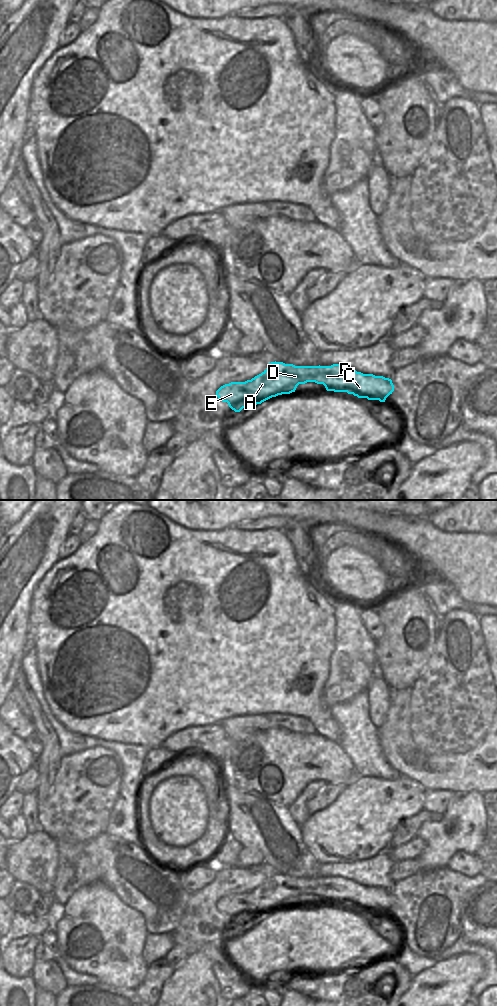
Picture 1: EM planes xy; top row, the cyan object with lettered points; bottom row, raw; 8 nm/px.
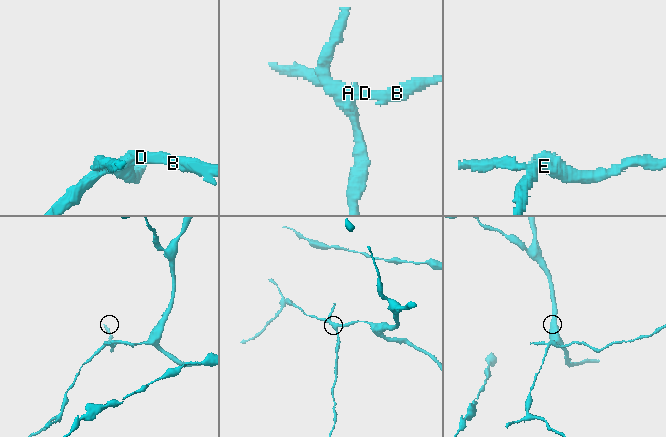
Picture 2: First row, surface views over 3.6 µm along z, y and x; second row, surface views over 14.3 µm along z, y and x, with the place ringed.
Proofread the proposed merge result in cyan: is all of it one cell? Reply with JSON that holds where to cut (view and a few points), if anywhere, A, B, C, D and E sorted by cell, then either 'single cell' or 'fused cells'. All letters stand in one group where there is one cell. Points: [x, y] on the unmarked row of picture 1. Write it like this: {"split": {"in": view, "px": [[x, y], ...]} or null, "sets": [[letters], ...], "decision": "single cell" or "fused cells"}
{"split": {"in": "xy", "px": [[249, 892], [252, 904], [263, 913]]}, "sets": [["A", "B", "C", "D"], ["E"]], "decision": "fused cells"}

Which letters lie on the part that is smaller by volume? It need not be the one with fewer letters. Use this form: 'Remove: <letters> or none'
Remove: E

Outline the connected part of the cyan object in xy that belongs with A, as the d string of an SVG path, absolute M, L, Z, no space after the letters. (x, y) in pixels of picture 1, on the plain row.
M271 874L259 887L250 892L252 905L263 913L282 906L295 904L299 896L323 896L327 903L347 904L358 910L385 914L394 903L392 892L383 888L363 886L353 880L331 878L295 878Z

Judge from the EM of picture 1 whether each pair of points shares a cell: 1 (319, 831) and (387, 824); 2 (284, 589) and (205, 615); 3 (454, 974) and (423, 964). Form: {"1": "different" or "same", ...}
{"1": "same", "2": "same", "3": "different"}

